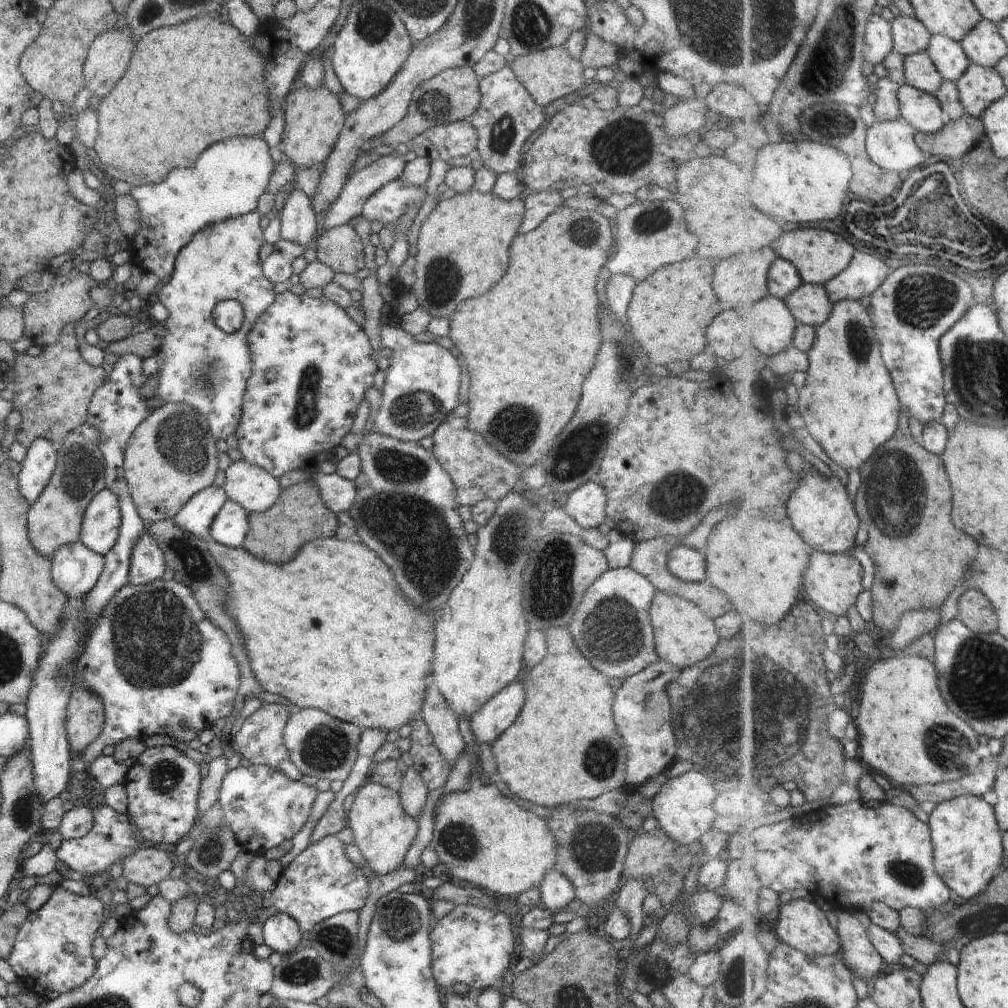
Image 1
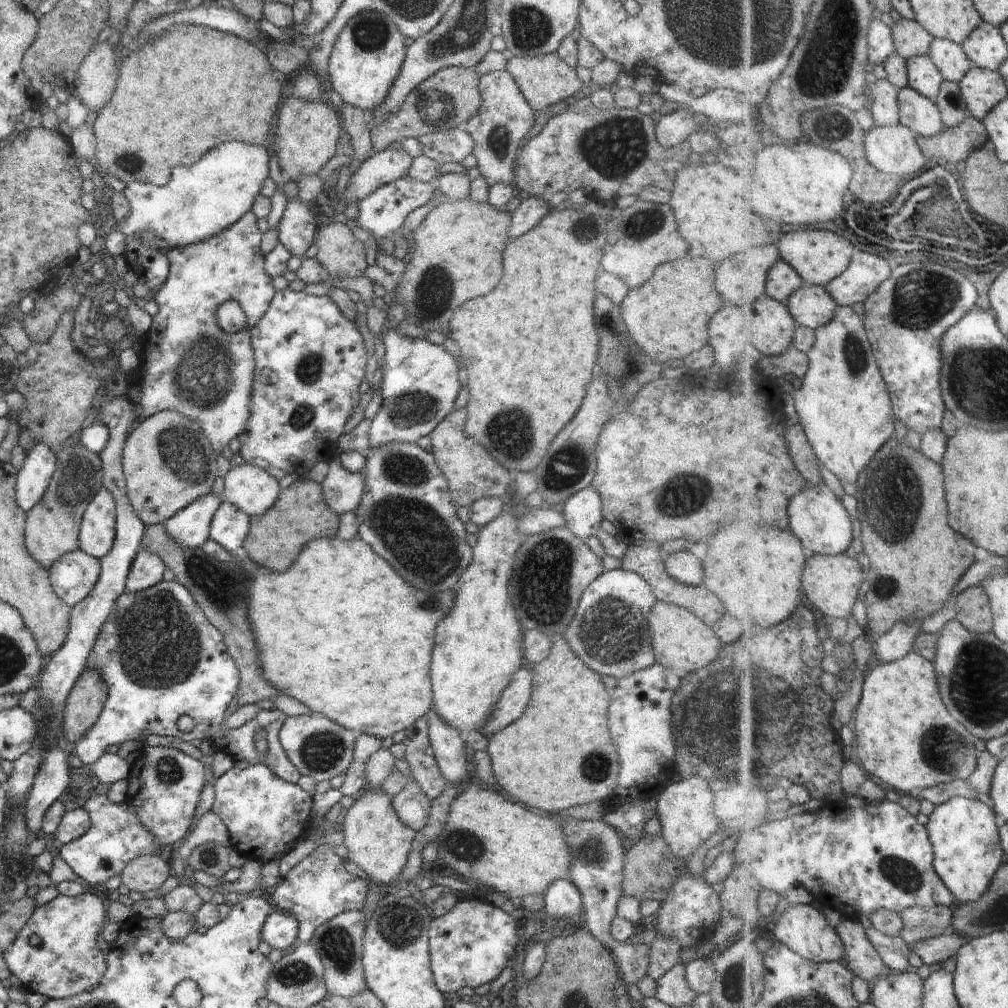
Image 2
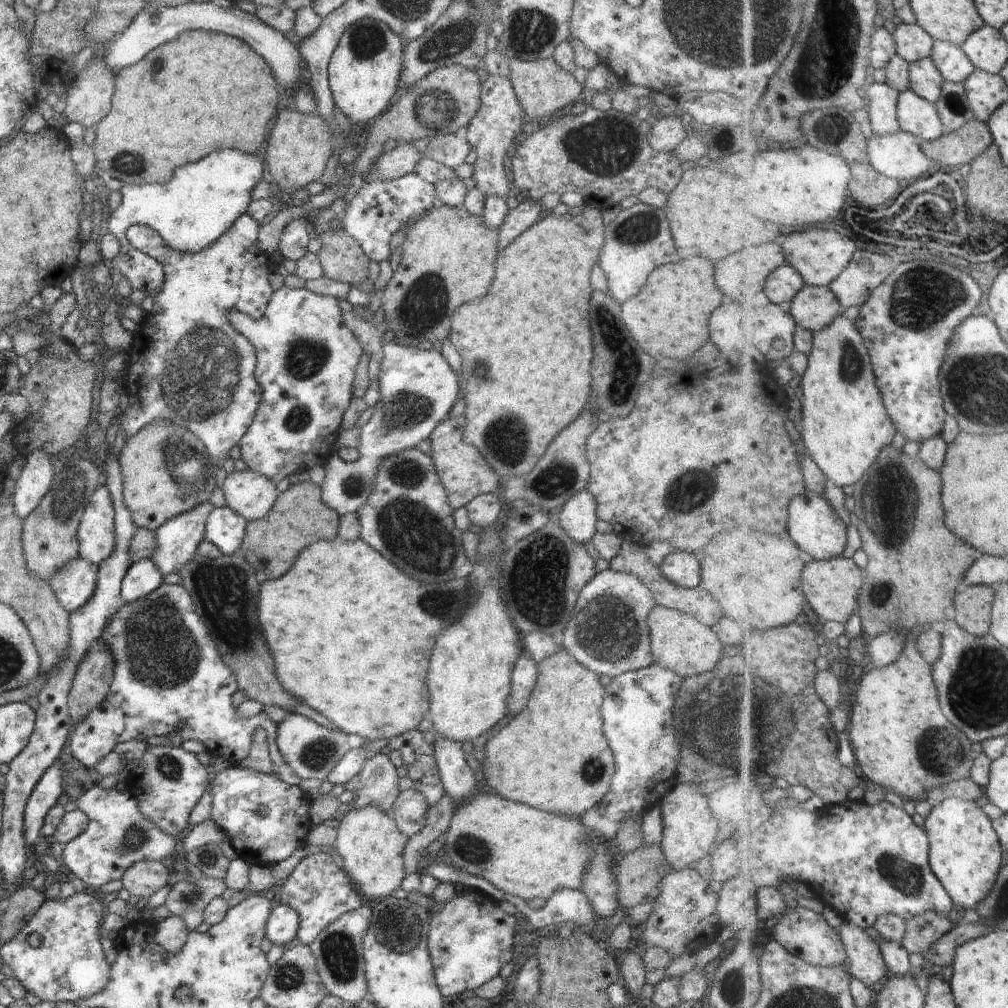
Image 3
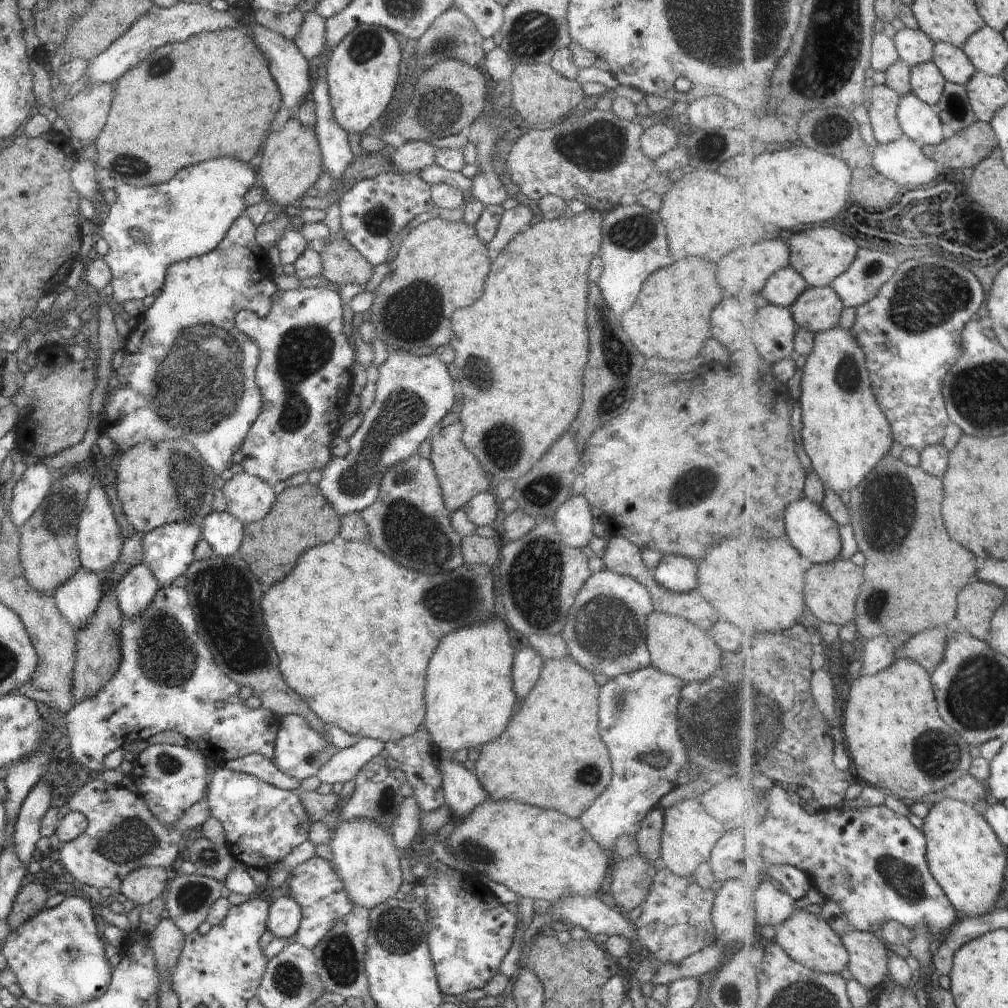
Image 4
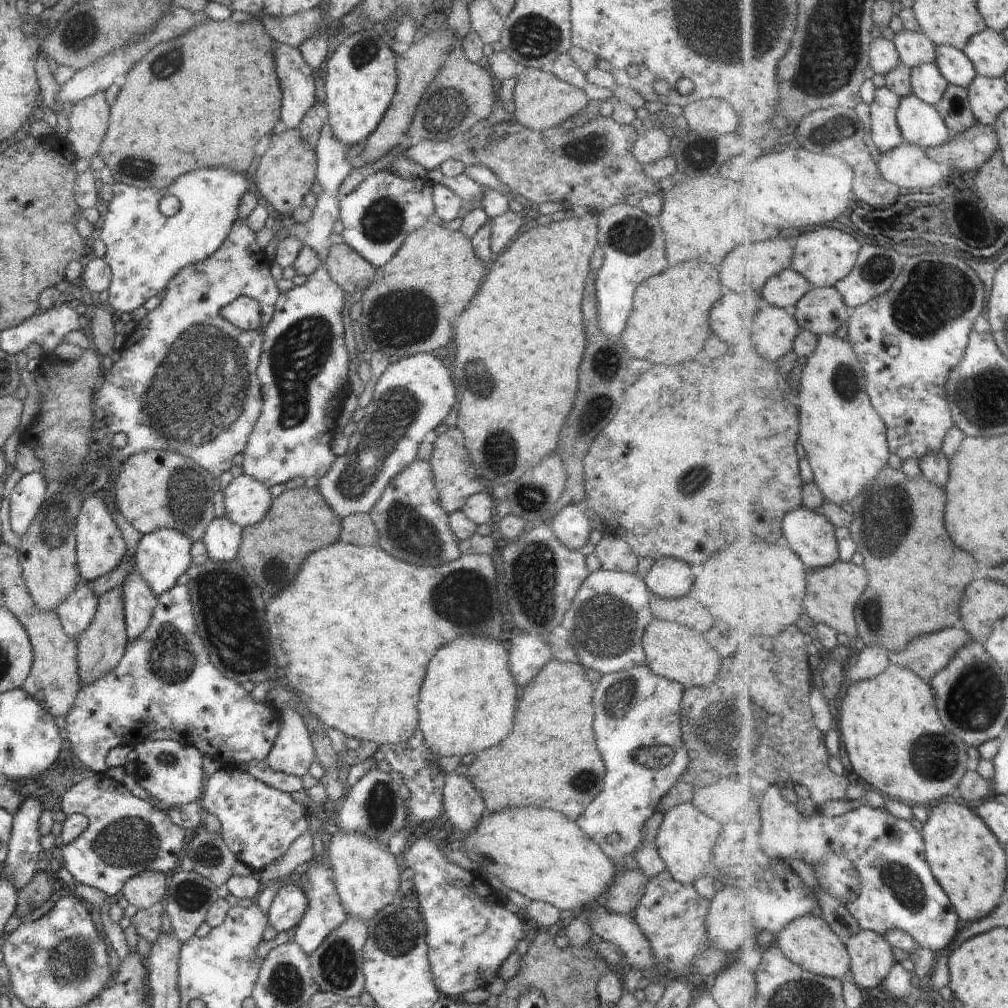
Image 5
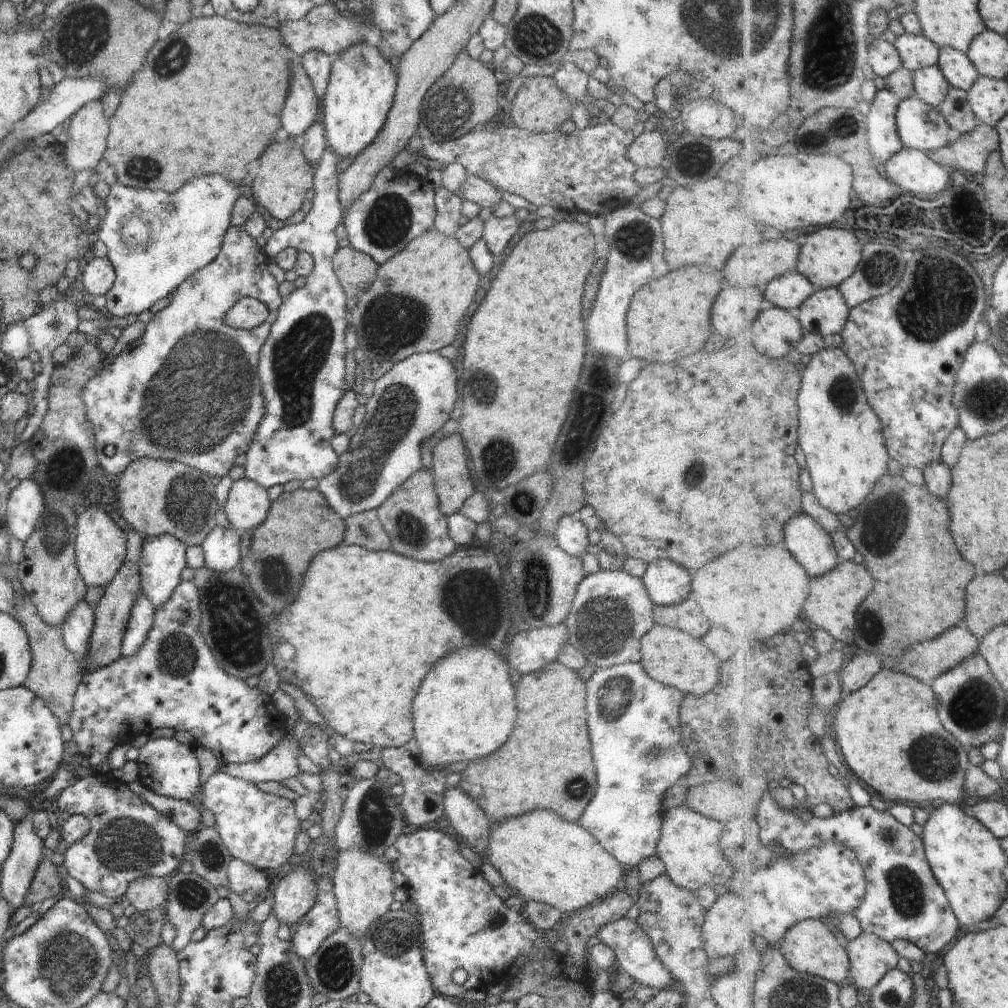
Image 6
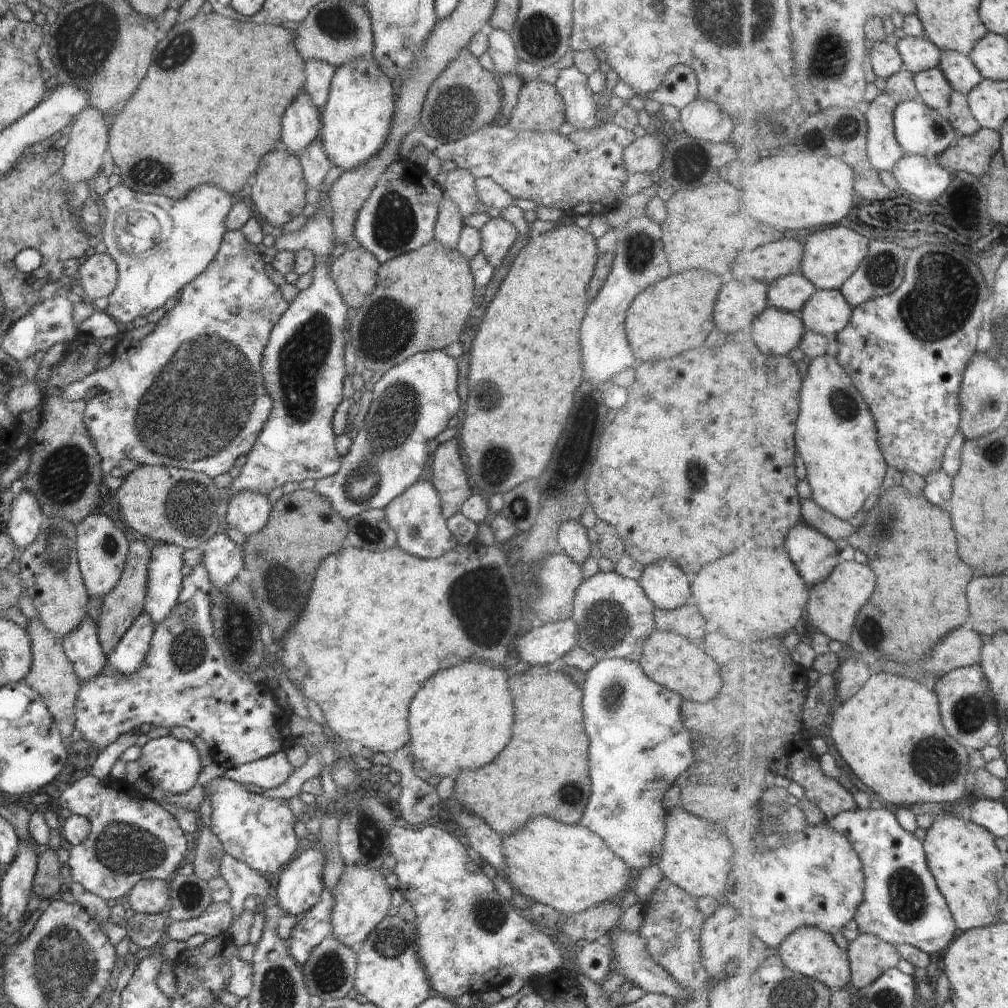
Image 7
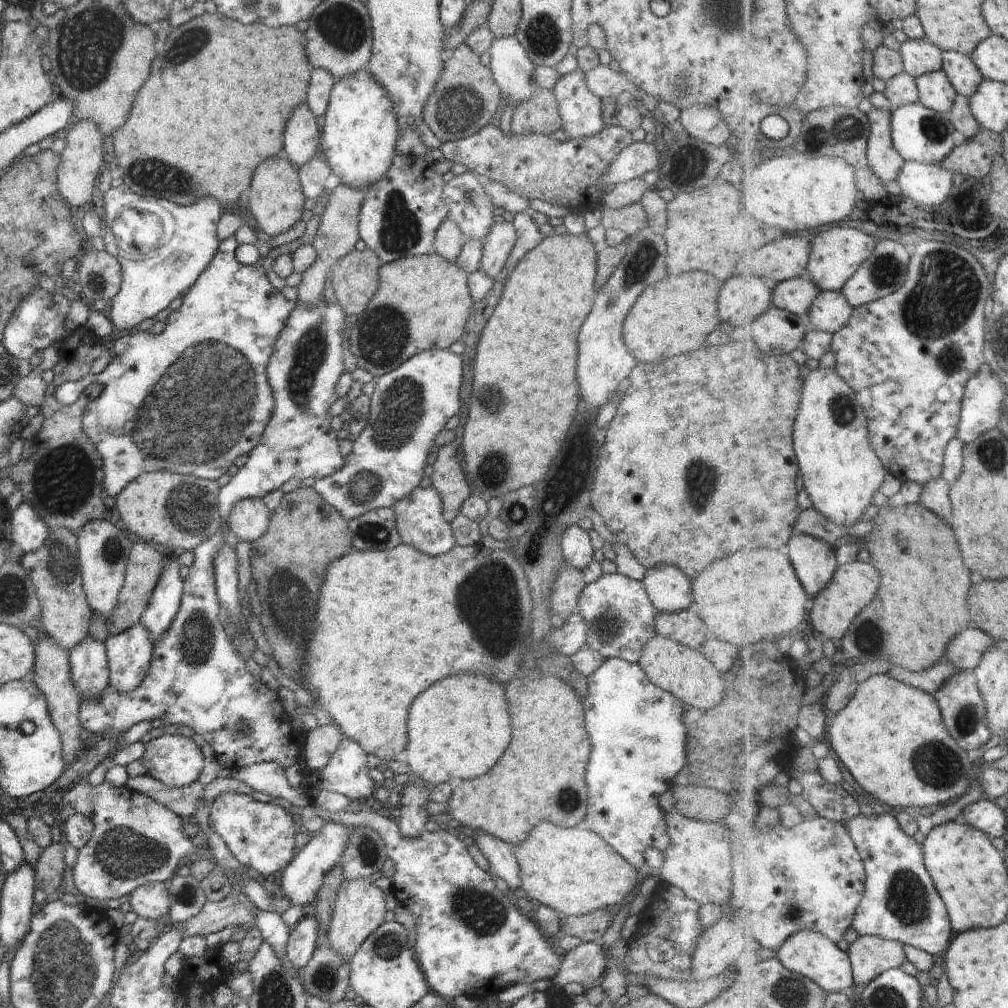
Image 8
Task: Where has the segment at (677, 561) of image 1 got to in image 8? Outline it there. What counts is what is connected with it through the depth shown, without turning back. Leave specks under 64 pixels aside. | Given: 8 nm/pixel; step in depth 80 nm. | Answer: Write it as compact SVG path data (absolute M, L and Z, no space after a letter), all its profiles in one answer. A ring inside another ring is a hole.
M659 564L645 569L641 583L657 611L675 613L692 604L690 578L675 566Z

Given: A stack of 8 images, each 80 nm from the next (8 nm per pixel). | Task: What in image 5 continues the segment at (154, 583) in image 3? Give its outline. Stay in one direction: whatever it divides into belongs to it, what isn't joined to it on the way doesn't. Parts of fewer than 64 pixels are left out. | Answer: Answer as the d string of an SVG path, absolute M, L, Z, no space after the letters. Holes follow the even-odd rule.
M134 569L121 583L121 597L127 638L128 641L135 642L135 638L150 625L157 596L140 571Z

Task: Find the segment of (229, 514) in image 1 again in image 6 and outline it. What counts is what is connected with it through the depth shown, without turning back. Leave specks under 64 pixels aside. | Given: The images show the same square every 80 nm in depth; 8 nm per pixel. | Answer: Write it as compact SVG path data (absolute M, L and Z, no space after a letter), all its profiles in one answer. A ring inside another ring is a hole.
M216 525L208 533L201 546L205 554L205 565L223 573L236 568L241 561L241 532L234 527Z

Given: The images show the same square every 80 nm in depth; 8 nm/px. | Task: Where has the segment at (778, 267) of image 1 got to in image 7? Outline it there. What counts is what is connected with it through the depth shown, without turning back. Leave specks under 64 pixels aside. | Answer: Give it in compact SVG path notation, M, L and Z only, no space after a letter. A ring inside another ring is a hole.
M792 273L770 284L770 305L790 312L802 311L819 289L806 274Z

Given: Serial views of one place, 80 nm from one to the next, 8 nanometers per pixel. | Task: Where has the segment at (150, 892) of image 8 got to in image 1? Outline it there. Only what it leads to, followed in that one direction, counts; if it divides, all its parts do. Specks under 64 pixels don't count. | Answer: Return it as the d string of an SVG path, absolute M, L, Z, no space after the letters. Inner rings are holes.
M148 846L124 858L122 876L140 886L152 886L171 876L175 858L166 851Z

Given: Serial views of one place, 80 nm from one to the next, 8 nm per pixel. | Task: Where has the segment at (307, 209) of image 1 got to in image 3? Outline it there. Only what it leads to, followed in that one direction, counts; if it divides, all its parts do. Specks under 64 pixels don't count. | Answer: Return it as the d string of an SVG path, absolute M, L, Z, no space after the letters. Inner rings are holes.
M298 217L290 220L282 231L278 251L288 260L297 261L307 253L308 242L310 242L311 238L311 234L308 233L308 228L306 227L305 220L307 218Z

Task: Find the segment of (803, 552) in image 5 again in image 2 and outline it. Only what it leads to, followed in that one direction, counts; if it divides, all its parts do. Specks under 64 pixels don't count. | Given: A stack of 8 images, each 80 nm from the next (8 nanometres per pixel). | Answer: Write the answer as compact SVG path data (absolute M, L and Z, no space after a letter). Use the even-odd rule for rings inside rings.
M824 482L824 486L809 486L791 502L792 530L802 538L804 546L811 554L837 555L846 553L855 541L854 518L848 512L842 498Z

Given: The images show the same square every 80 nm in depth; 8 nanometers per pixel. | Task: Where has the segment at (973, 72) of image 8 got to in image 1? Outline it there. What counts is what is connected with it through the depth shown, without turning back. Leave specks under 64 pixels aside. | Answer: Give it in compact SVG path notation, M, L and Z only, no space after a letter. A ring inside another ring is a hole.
M933 35L932 46L928 51L944 78L951 81L958 82L973 63L963 43L948 35Z

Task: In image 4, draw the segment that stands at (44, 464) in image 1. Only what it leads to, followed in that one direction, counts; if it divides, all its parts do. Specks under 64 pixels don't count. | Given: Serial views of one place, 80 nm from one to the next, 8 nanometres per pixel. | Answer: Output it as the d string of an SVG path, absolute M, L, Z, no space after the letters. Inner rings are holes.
M44 463L28 465L13 487L13 499L9 515L12 522L20 528L34 514L41 500L50 490L50 478L54 472Z

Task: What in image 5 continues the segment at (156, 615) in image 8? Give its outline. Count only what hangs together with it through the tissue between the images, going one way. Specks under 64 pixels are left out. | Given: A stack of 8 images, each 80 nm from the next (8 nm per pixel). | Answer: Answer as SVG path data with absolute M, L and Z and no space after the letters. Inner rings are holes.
M171 528L158 529L150 534L141 535L135 548L135 566L144 580L150 585L155 595L164 594L176 587L176 580L182 576L192 564L190 548L193 542L182 531Z

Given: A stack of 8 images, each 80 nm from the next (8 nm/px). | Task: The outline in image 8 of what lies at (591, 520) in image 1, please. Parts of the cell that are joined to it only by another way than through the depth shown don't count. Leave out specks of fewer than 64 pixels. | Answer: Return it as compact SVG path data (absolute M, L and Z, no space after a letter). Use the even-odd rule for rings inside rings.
M577 525L567 526L559 541L564 560L568 561L574 568L582 571L590 564L595 550L591 545L588 531Z

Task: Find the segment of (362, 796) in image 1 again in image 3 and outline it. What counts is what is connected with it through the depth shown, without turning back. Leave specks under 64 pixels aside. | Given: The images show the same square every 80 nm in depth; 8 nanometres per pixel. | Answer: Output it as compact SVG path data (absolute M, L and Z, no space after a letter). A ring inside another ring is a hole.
M377 804L349 810L340 817L336 832L334 845L338 849L337 853L344 861L346 873L367 904L384 899L394 890L401 888L400 883L406 876L403 854L408 842L407 836Z

